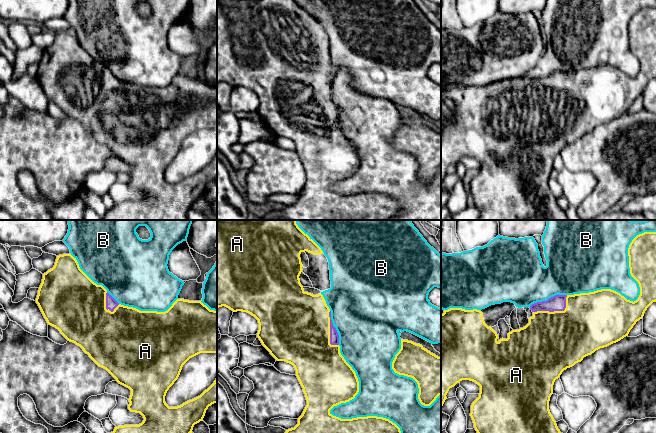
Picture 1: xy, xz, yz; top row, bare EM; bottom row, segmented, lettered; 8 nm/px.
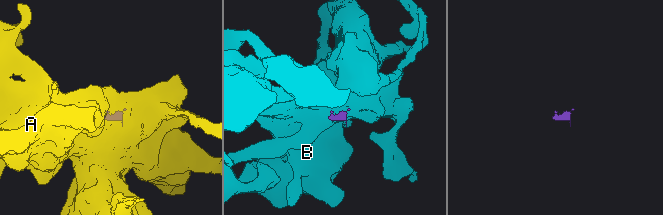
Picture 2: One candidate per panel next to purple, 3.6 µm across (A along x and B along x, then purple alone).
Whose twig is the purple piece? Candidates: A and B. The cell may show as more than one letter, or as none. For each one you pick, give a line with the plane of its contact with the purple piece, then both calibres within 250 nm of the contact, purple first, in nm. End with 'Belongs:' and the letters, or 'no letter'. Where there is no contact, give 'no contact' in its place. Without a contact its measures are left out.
A: yz | 130/480 nm
Belongs: A

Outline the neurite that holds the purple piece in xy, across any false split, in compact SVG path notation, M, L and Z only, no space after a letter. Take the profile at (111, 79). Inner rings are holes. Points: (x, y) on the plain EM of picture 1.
M63 30L57 32L55 41L52 45L43 50L42 59L38 66L36 74L44 94L47 99L60 107L60 109L70 118L80 122L83 127L99 142L106 145L116 157L131 166L130 180L128 185L131 188L140 189L144 196L139 201L124 201L115 203L114 207L107 210L106 215L101 220L189 220L187 213L192 209L195 200L203 197L206 186L209 182L217 179L217 154L214 159L205 166L200 172L189 176L177 183L169 183L165 178L165 172L169 164L178 155L183 141L192 133L200 129L217 129L217 87L210 86L201 77L189 77L177 75L172 82L165 88L157 87L140 87L133 83L119 80L102 61L94 59L79 43L79 40L71 30Z

